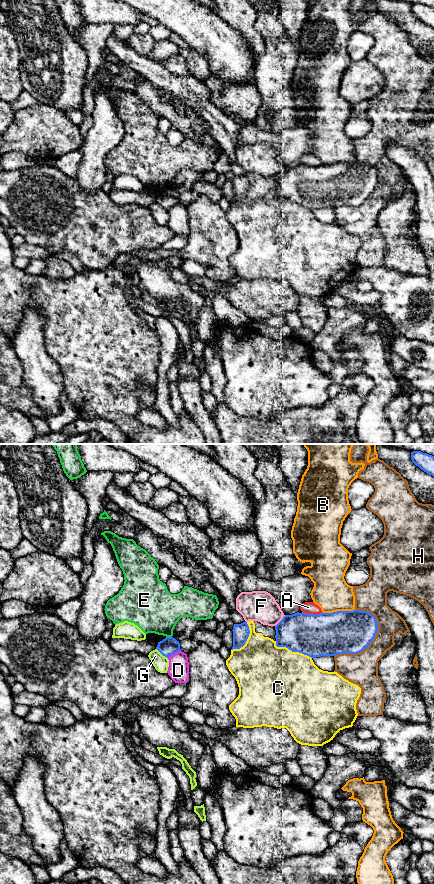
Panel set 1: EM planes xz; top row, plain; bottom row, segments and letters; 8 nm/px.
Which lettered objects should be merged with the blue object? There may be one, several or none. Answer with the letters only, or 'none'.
none

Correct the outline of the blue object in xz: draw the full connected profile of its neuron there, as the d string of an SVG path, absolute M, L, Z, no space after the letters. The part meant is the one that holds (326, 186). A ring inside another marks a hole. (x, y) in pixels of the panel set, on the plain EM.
M337 163L333 165L295 165L285 167L275 178L276 198L286 199L311 210L335 208L343 205L357 206L366 201L375 190L378 175L374 167L367 163Z

